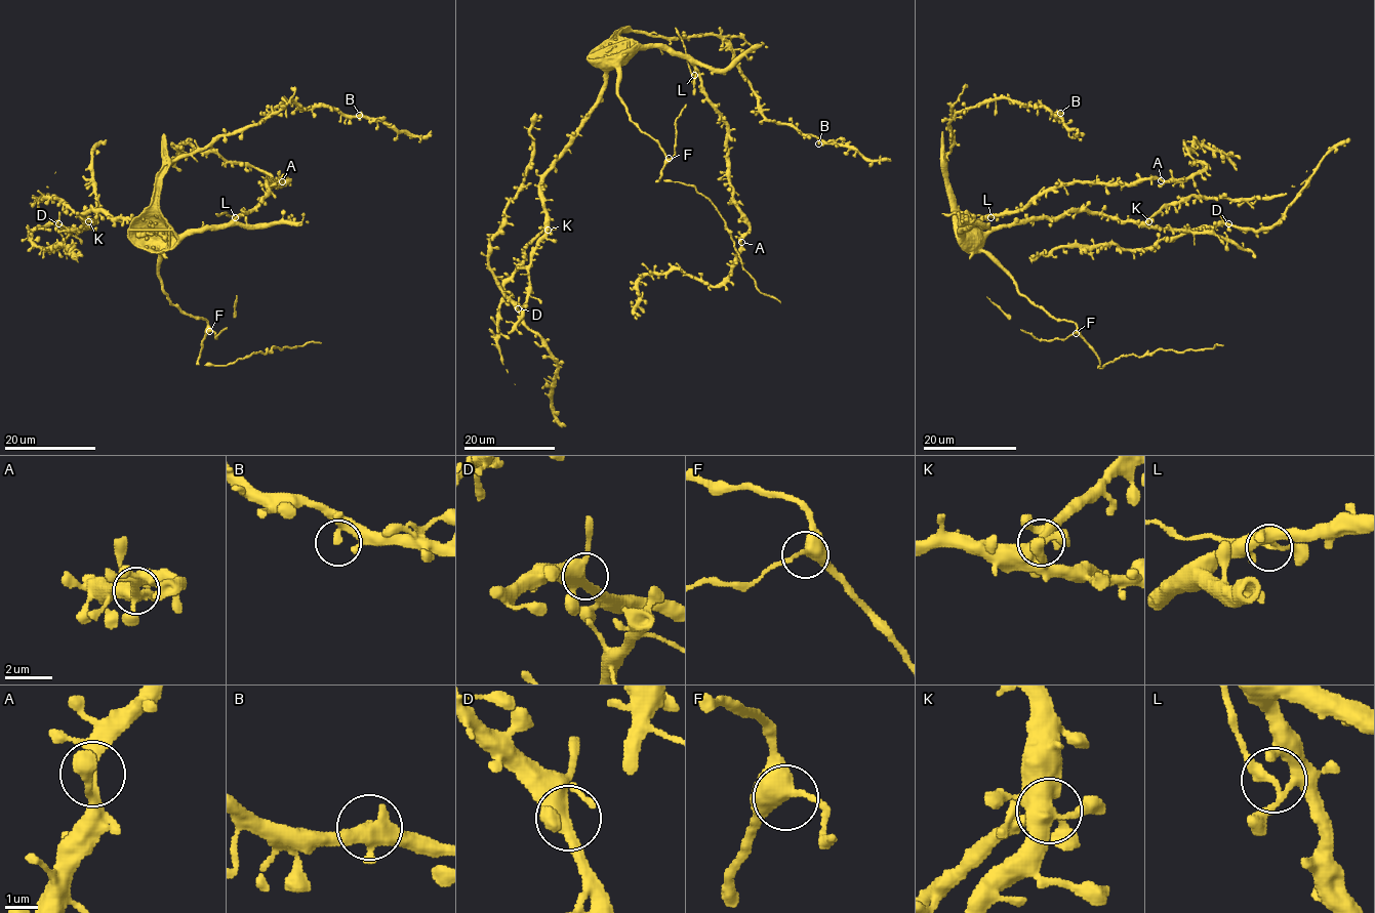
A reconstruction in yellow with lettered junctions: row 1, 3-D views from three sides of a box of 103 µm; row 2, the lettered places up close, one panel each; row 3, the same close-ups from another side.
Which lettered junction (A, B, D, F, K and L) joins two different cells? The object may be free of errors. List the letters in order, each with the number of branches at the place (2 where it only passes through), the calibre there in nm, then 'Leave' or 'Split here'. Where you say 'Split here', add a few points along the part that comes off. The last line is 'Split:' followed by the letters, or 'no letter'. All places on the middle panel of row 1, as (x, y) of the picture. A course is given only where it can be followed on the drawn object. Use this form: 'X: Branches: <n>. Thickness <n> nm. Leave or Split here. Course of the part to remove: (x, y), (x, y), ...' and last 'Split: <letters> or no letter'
A: Branches: 4. Thickness 280 nm. Leave
B: Branches: 2. Thickness 220 nm. Leave
D: Branches: 3. Thickness 360 nm. Leave
F: Branches: 3. Thickness 400 nm. Leave
K: Branches: 3. Thickness 360 nm. Leave
L: Branches: 3. Thickness 220 nm. Split here. Course of the part to remove: (694, 75), (675, 28)
Split: L

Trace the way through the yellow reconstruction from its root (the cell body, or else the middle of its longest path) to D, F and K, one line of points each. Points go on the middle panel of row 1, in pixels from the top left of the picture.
D: (604, 75), (599, 102), (544, 176), (546, 236), (531, 256), (529, 294), (518, 308)
F: (604, 75), (612, 67), (616, 69), (617, 93), (628, 116), (669, 158)
K: (604, 75), (599, 102), (578, 128), (571, 144), (544, 176), (543, 201), (548, 230)

